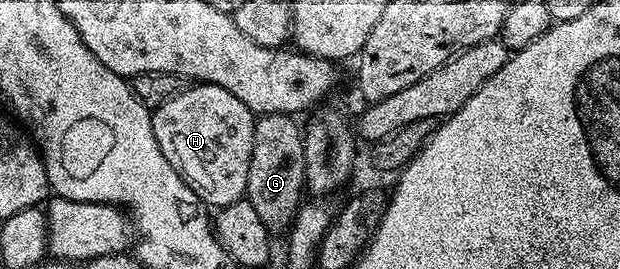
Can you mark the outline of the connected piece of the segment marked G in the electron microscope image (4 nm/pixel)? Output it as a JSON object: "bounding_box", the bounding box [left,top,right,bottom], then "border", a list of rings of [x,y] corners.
{"bounding_box":[246,115,305,233],"border":[[[260,115],[253,127],[251,163],[246,198],[270,233],[286,231],[293,223],[304,191],[305,157],[302,127],[292,115]]]}

